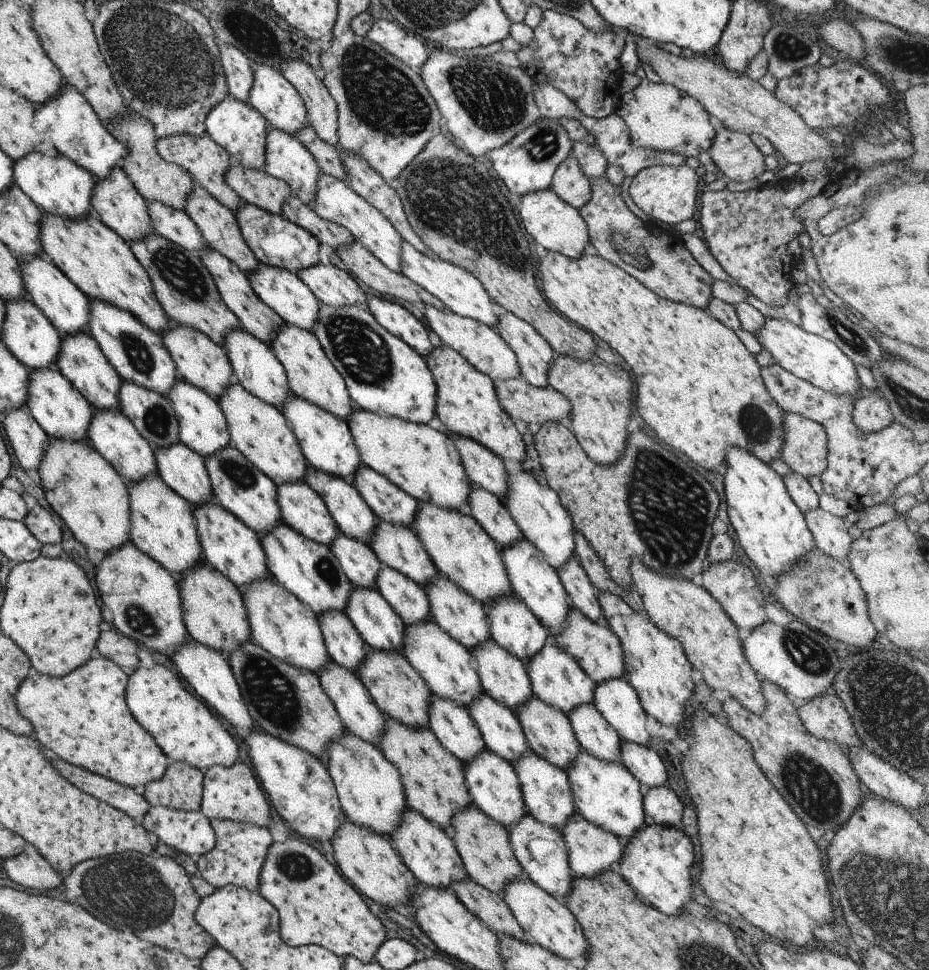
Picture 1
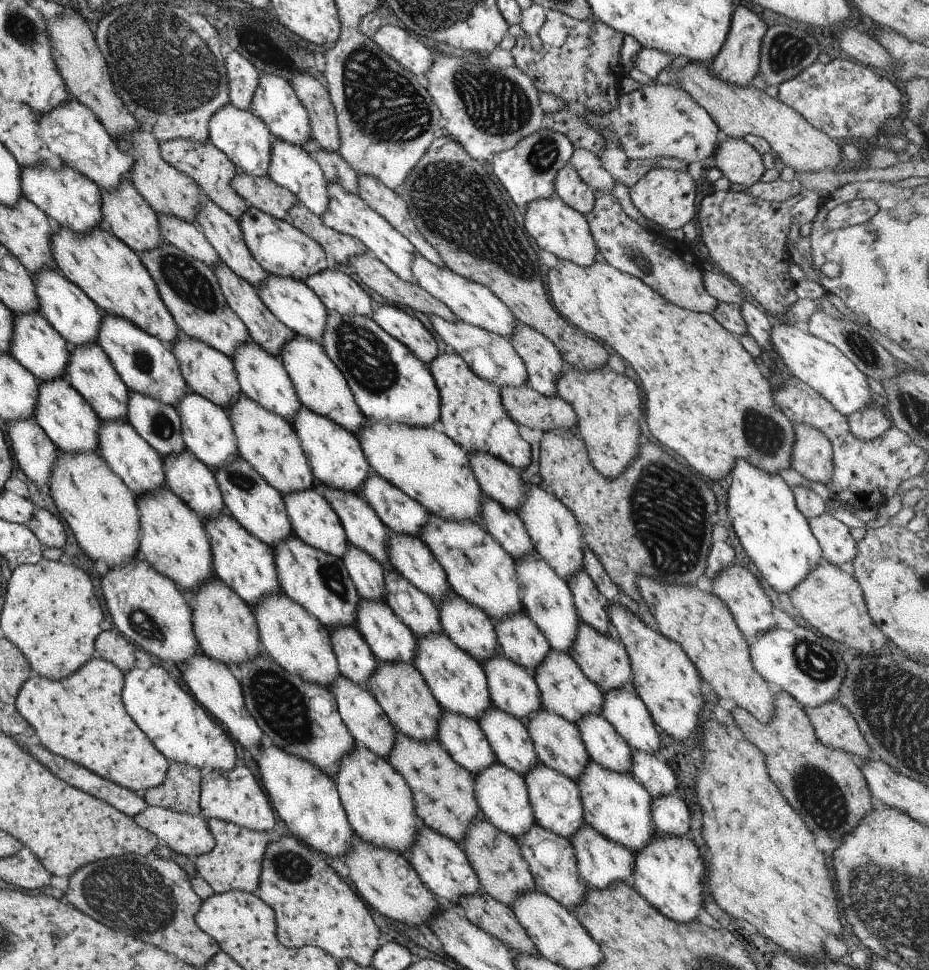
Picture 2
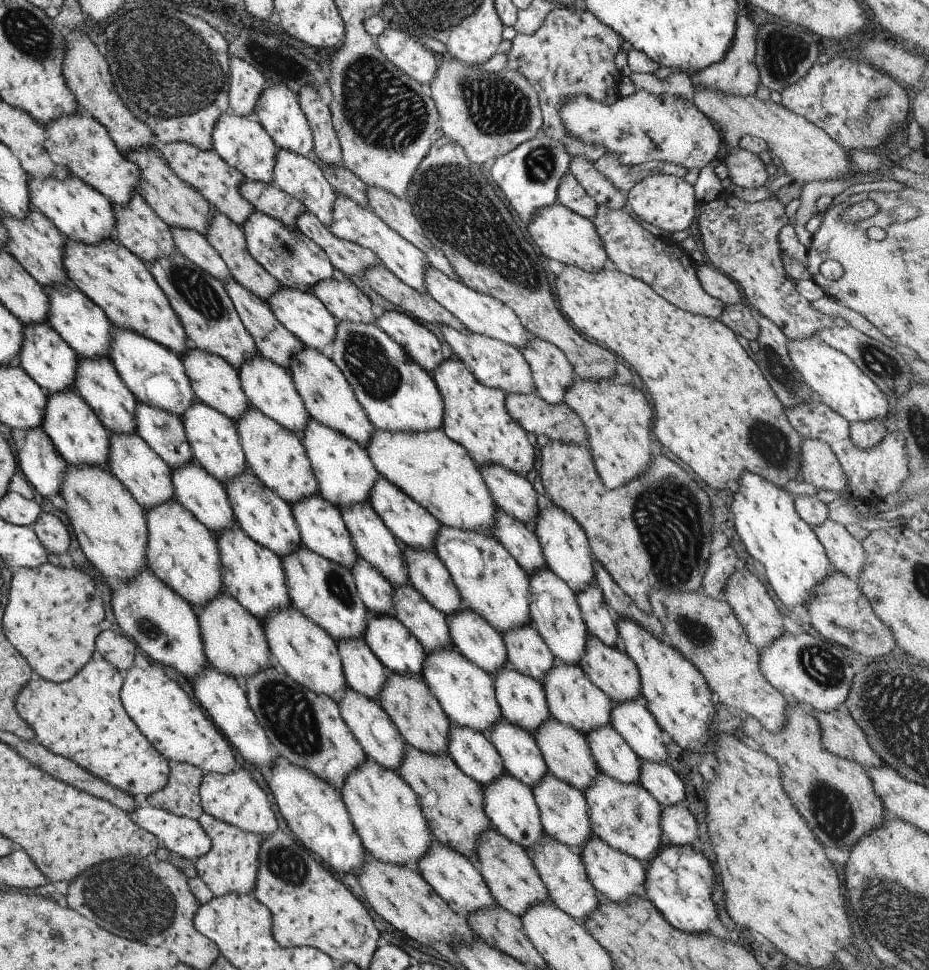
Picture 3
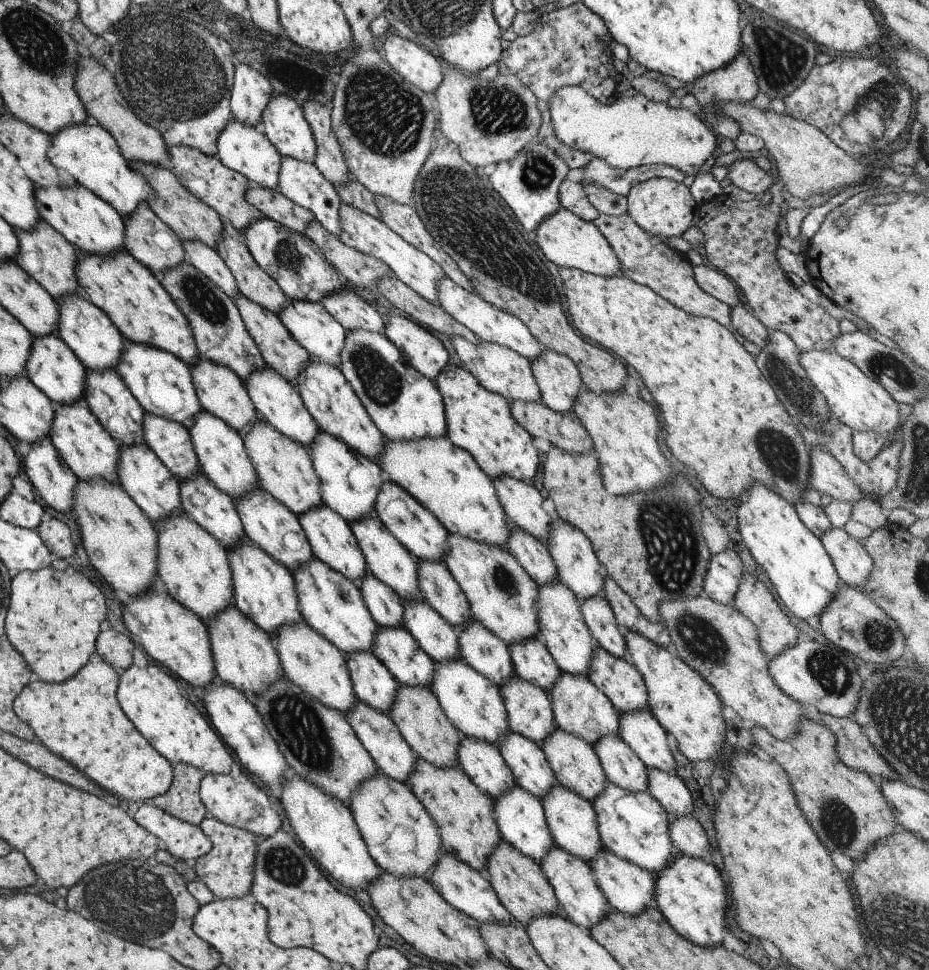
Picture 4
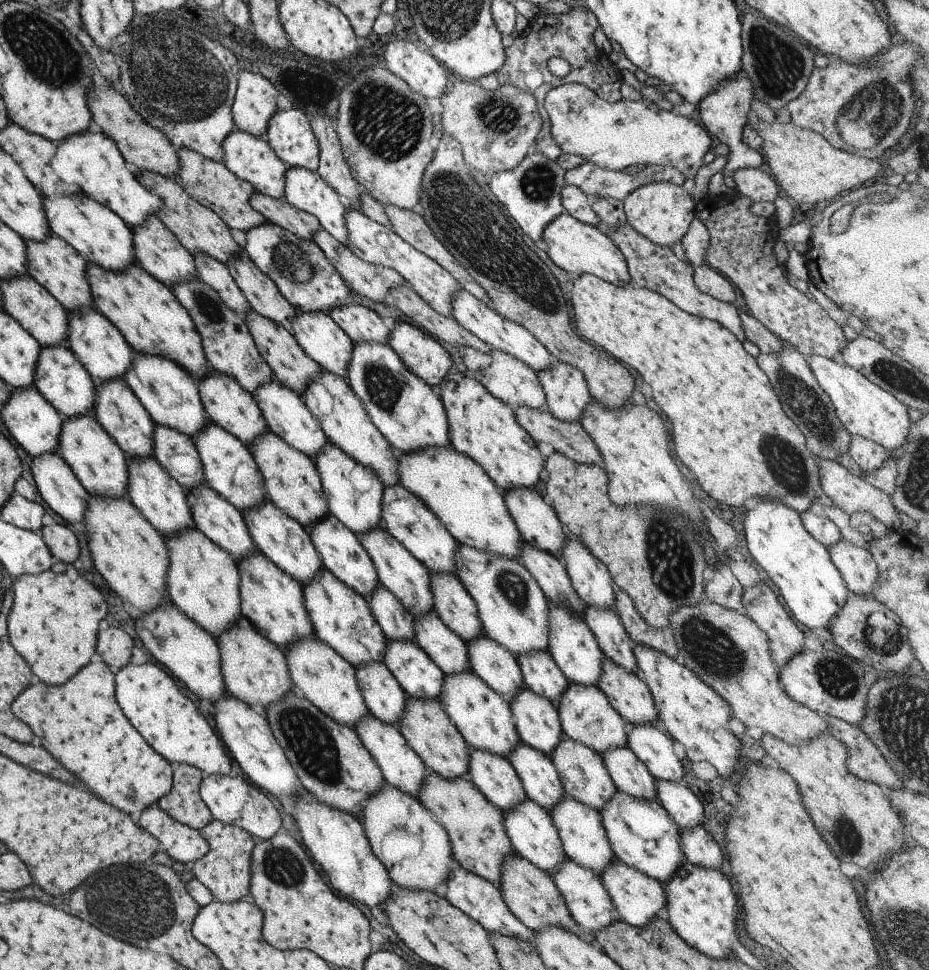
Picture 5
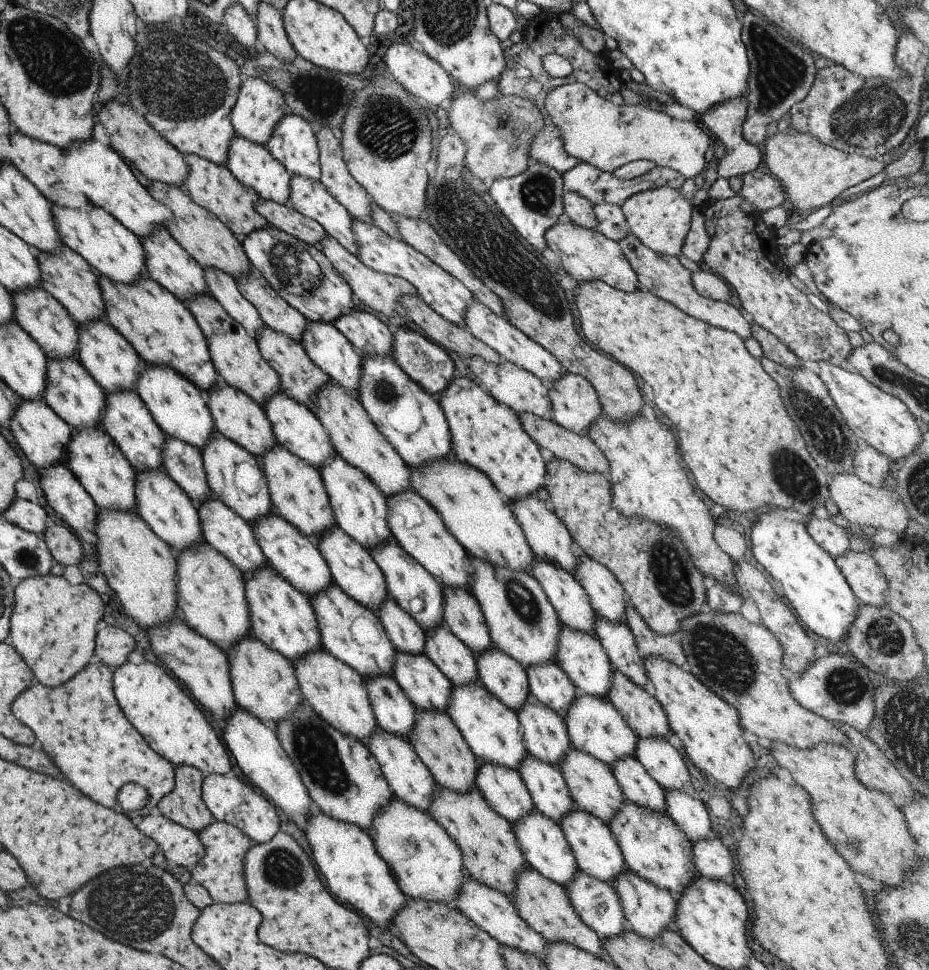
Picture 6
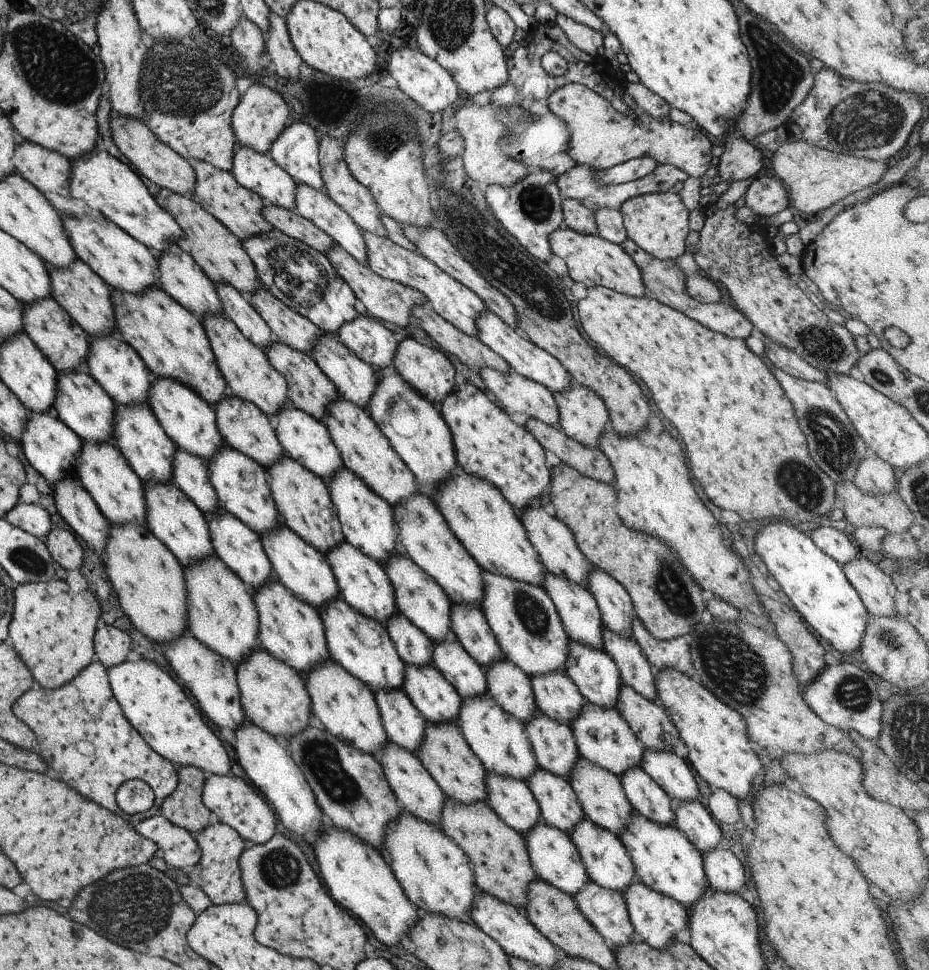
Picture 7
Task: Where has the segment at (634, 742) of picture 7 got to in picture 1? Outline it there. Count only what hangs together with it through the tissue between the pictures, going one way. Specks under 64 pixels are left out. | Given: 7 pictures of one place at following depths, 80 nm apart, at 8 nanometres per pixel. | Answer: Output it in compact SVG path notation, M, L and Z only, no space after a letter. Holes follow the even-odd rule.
M551 638L531 660L525 663L525 668L529 682L531 682L531 692L538 700L545 702L547 706L551 706L551 708L555 708L566 715L578 704L592 704L595 684L573 659L553 643Z

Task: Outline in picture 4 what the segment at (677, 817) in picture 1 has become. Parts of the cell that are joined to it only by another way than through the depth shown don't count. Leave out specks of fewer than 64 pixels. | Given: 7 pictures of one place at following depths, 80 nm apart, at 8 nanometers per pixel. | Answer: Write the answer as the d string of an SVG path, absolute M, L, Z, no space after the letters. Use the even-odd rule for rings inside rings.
M692 816L670 818L669 838L671 838L671 844L673 844L675 851L680 855L704 860L711 857L711 846L707 835L699 822L694 820Z

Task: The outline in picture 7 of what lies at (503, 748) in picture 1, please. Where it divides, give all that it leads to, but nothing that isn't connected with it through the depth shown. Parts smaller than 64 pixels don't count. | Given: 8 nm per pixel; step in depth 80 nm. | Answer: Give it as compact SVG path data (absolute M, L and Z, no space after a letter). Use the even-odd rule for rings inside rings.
M537 766L525 784L538 804L541 820L551 826L569 834L573 825L585 818L565 778Z

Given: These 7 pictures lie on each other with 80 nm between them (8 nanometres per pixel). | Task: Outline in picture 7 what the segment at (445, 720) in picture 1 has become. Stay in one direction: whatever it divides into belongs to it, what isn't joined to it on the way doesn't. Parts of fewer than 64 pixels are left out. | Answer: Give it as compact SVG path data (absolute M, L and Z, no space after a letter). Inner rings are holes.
M486 772L484 785L487 806L521 836L541 820L538 804L522 780Z

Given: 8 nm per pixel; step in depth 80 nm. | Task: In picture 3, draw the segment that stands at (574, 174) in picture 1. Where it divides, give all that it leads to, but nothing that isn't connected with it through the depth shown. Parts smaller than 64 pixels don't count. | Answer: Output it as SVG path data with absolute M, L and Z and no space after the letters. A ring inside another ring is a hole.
M566 171L559 180L556 194L557 203L569 208L574 214L587 220L595 216L596 204L593 198L587 196L587 192L581 188L569 171Z

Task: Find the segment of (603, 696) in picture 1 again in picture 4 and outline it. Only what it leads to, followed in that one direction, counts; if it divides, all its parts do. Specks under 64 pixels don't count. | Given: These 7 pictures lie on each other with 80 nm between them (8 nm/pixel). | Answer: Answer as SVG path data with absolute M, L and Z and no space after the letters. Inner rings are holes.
M647 709L619 714L617 735L646 769L675 775L675 761L667 746L667 734Z

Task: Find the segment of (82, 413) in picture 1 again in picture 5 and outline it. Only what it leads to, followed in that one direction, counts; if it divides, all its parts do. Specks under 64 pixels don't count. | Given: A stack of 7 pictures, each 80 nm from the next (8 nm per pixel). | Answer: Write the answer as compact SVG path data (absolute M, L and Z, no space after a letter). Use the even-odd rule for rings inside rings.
M91 413L71 418L64 417L61 421L56 448L87 494L115 498L125 496L127 456Z

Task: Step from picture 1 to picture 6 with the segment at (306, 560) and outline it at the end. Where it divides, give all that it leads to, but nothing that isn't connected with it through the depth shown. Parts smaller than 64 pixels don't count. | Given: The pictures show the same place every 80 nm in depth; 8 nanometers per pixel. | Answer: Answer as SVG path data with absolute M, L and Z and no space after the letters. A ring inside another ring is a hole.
M335 583L308 597L317 621L320 646L332 657L349 665L361 678L392 676L394 648L373 610L350 599Z

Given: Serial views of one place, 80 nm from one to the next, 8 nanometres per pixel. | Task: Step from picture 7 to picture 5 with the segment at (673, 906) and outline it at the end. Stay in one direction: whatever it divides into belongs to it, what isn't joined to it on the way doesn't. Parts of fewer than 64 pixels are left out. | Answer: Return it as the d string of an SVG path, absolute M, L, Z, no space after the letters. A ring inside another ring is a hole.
M613 859L605 868L602 868L599 876L601 884L613 903L615 912L627 924L640 927L655 917L665 917L664 890L658 880L627 866L618 859Z

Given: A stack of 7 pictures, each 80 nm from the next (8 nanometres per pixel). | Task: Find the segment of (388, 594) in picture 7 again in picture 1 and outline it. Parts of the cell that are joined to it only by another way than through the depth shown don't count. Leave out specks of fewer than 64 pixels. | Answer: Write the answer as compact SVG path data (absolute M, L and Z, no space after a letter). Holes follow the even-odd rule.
M285 482L276 486L281 521L311 542L329 548L339 532L323 500L304 482Z

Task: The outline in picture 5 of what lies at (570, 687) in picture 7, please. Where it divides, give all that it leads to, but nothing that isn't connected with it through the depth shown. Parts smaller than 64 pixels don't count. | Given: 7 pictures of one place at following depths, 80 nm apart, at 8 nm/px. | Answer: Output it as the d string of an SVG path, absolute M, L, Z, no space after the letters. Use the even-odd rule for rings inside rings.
M544 650L525 653L515 658L521 671L523 686L555 704L566 689L568 680Z

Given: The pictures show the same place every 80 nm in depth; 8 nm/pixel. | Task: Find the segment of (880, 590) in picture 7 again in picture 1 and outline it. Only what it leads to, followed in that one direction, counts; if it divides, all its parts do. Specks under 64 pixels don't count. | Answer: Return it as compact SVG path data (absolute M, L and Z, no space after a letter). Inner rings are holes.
M820 507L809 510L802 516L816 550L833 560L846 558L852 539L843 519L824 512Z

